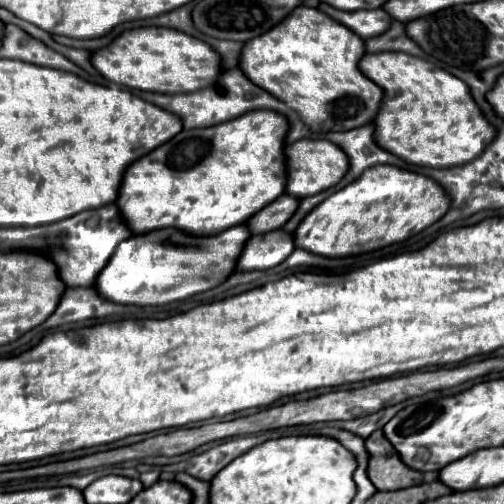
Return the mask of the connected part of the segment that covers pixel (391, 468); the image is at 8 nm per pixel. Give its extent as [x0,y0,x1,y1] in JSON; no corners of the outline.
[366,431,422,491]

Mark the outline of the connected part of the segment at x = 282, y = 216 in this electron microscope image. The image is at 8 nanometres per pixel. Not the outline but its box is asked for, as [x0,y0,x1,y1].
[248,193,300,235]

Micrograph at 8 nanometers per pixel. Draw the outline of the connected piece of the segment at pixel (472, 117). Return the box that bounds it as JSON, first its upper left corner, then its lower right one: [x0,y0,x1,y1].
[360,53,496,167]

